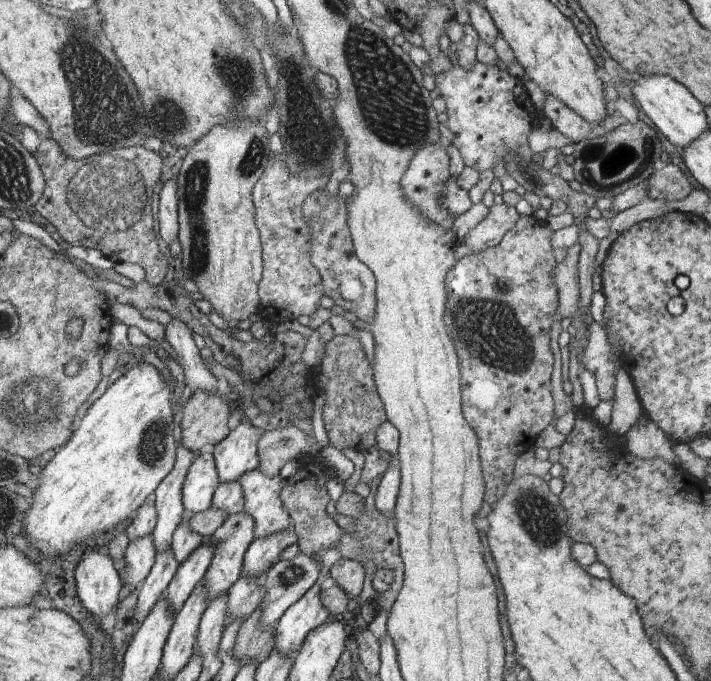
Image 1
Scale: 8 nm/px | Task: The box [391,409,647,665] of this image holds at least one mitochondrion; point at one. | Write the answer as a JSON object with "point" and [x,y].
{"point":[537,513]}

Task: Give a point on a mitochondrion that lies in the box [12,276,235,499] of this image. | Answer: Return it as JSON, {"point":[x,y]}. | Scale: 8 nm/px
{"point":[150,449]}

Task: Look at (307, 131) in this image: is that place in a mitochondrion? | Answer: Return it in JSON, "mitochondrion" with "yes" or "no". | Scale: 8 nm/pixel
{"mitochondrion":"yes"}

